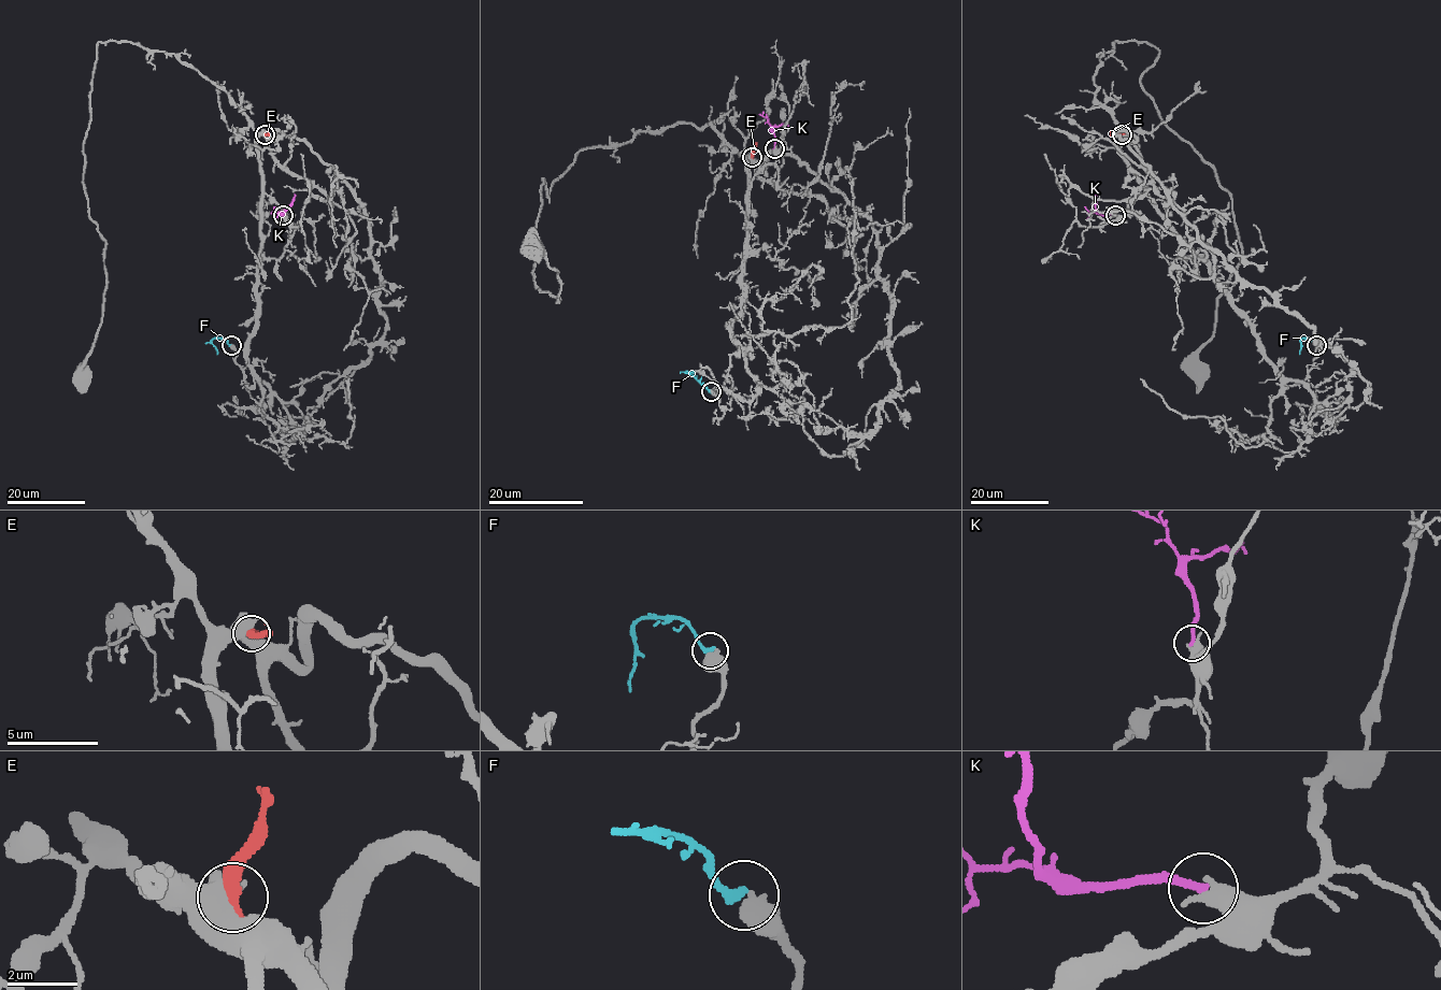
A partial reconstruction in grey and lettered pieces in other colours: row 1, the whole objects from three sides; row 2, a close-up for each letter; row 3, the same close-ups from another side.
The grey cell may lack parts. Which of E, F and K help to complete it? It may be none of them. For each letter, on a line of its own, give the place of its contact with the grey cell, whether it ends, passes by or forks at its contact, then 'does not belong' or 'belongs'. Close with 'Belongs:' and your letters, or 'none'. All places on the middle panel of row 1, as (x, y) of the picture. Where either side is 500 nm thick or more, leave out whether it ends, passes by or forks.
E: (752, 157) | does not belong
F: (711, 391) | belongs
K: (774, 148) | does not belong
Belongs: F

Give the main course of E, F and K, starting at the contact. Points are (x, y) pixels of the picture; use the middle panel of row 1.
E: (752, 157), (755, 142)
F: (711, 391), (687, 372), (694, 370)
K: (774, 148), (773, 128), (787, 126)

